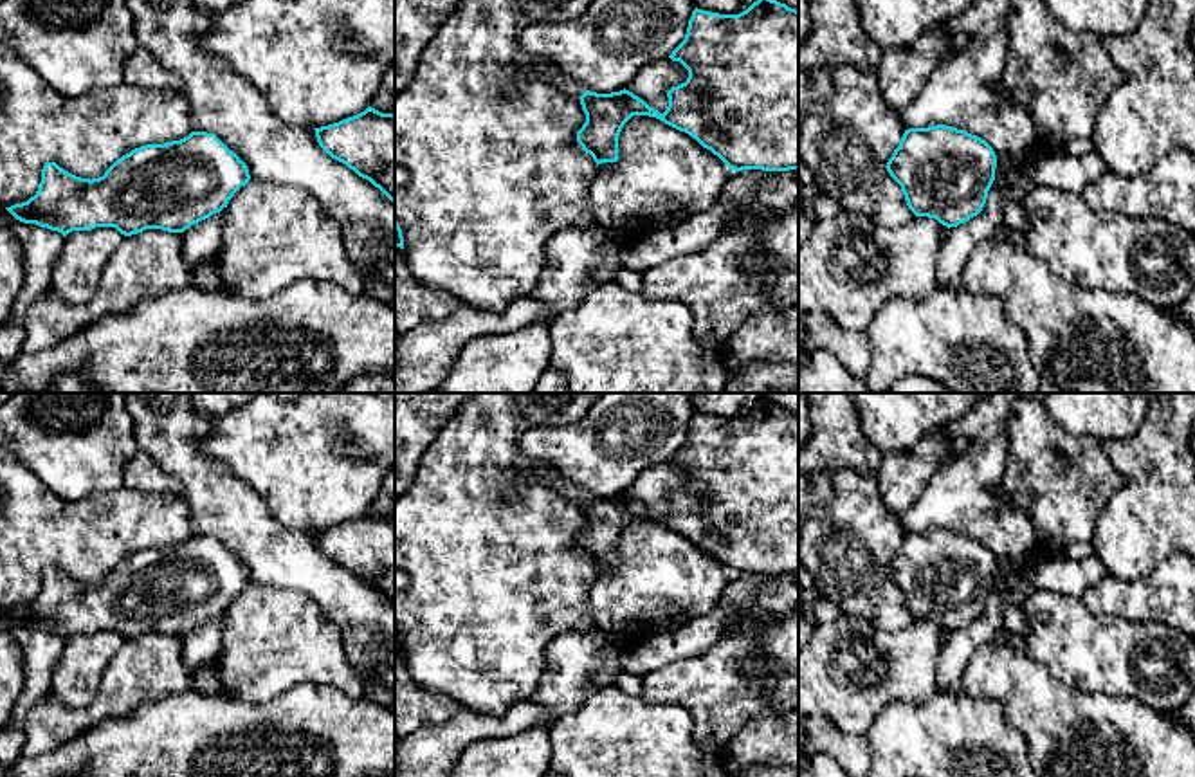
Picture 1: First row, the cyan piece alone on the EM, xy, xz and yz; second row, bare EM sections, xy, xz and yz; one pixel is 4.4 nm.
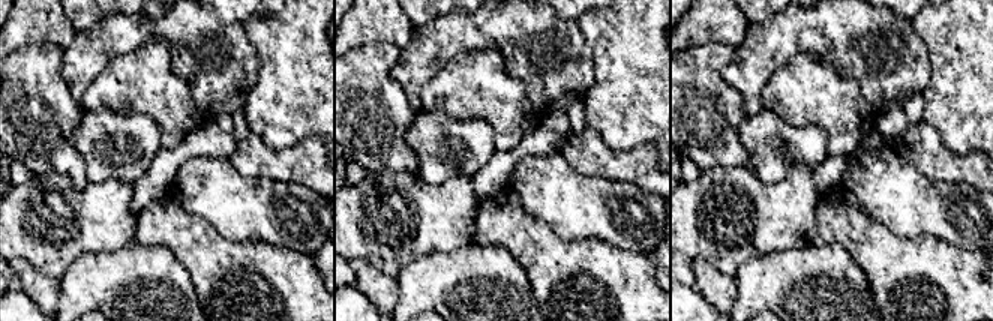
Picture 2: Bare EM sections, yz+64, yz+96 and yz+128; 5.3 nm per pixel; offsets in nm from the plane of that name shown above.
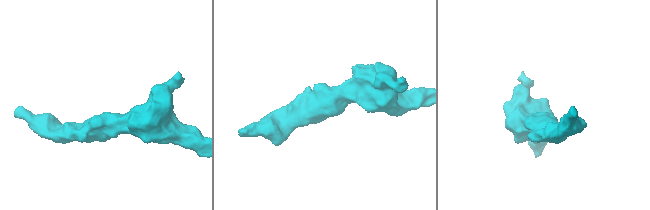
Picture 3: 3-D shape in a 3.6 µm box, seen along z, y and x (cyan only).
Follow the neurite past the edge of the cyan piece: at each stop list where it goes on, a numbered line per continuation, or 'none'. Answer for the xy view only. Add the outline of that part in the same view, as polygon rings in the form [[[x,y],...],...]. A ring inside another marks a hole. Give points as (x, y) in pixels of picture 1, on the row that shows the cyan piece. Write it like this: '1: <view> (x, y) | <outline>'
none

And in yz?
none

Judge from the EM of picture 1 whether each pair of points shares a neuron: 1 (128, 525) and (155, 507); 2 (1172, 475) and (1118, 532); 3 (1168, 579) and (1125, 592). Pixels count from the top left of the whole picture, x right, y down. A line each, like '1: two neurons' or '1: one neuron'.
1: one neuron
2: one neuron
3: one neuron

